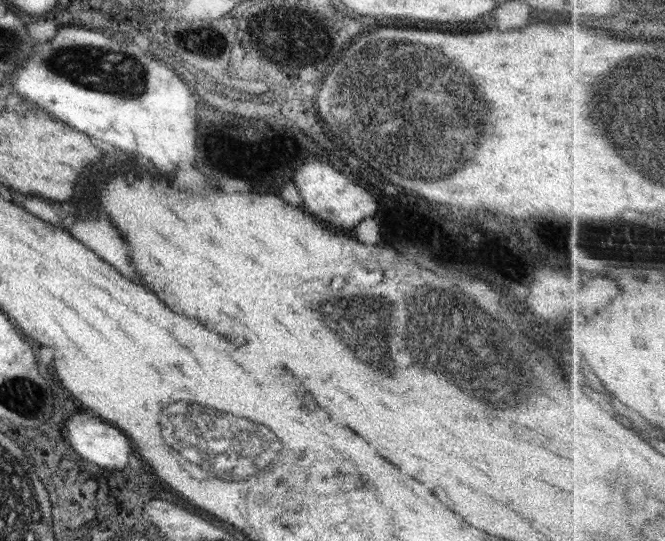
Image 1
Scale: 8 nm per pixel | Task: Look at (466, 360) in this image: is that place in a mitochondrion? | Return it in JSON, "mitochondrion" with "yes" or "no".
{"mitochondrion":"yes"}

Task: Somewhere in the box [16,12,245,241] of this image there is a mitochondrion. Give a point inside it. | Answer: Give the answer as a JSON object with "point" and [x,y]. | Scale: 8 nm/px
{"point":[113,70]}

